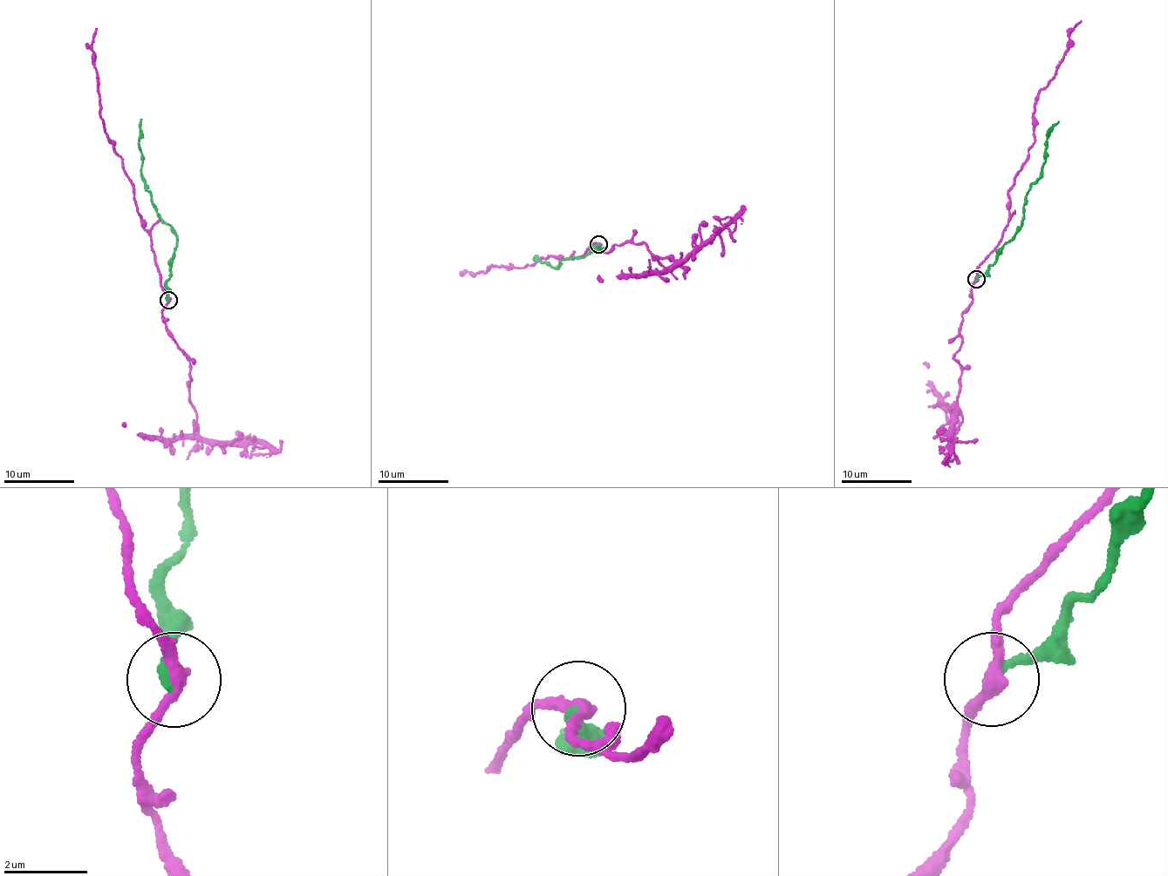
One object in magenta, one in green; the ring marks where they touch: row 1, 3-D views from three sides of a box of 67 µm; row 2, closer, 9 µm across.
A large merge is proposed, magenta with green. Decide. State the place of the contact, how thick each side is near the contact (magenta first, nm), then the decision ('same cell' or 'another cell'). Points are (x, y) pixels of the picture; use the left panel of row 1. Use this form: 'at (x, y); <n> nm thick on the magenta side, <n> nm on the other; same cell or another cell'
at (168, 300); 280 nm thick on the magenta side, 240 nm on the other; another cell

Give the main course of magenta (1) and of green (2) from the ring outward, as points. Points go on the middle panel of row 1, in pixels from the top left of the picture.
1: (597, 244), (572, 258), (547, 255), (524, 267), (498, 268), (493, 263), (484, 272), (463, 269), (467, 271)
2: (597, 244), (598, 249), (592, 245), (596, 247), (593, 250), (579, 258), (565, 257), (554, 268), (535, 259)

